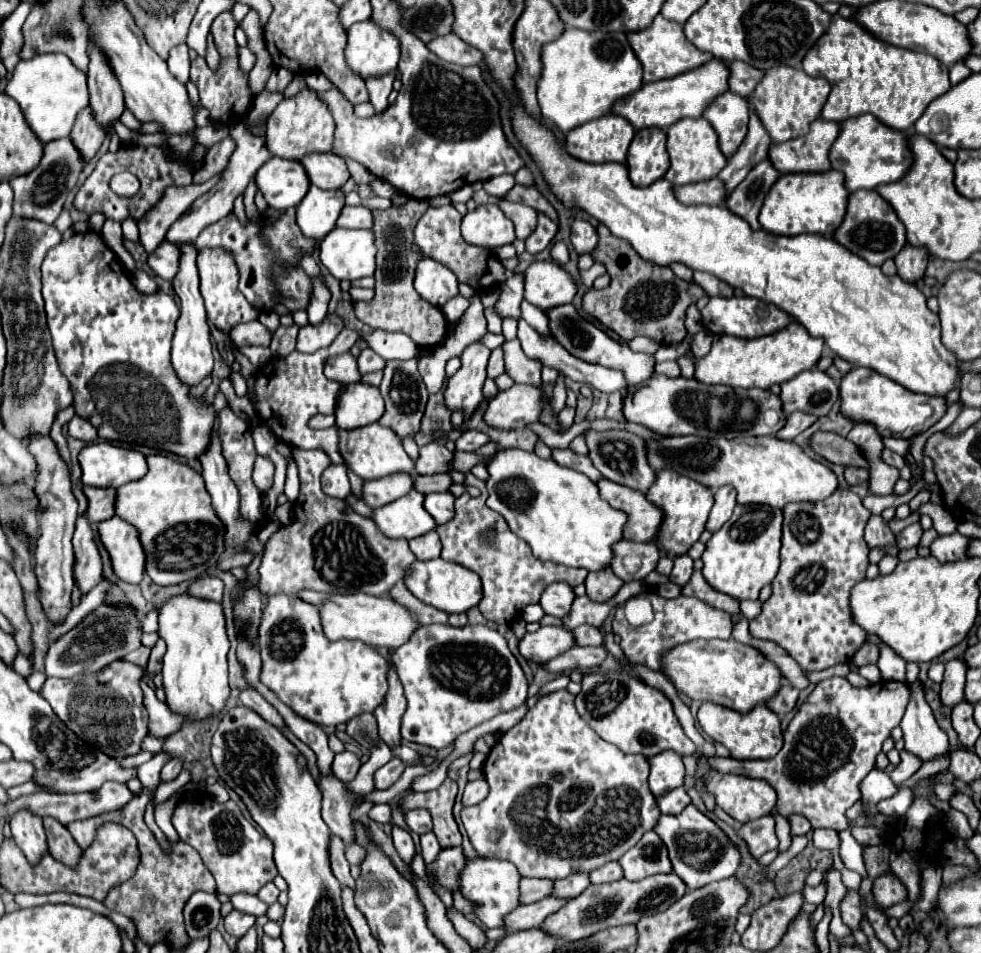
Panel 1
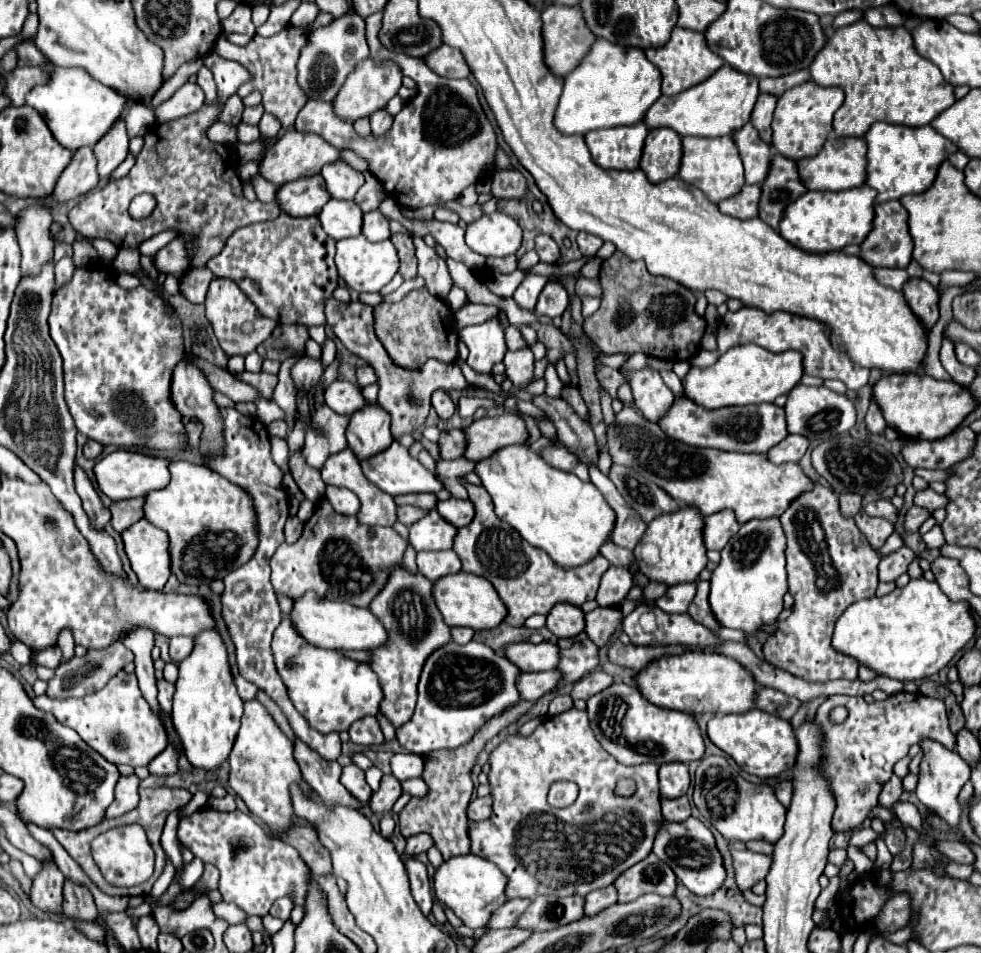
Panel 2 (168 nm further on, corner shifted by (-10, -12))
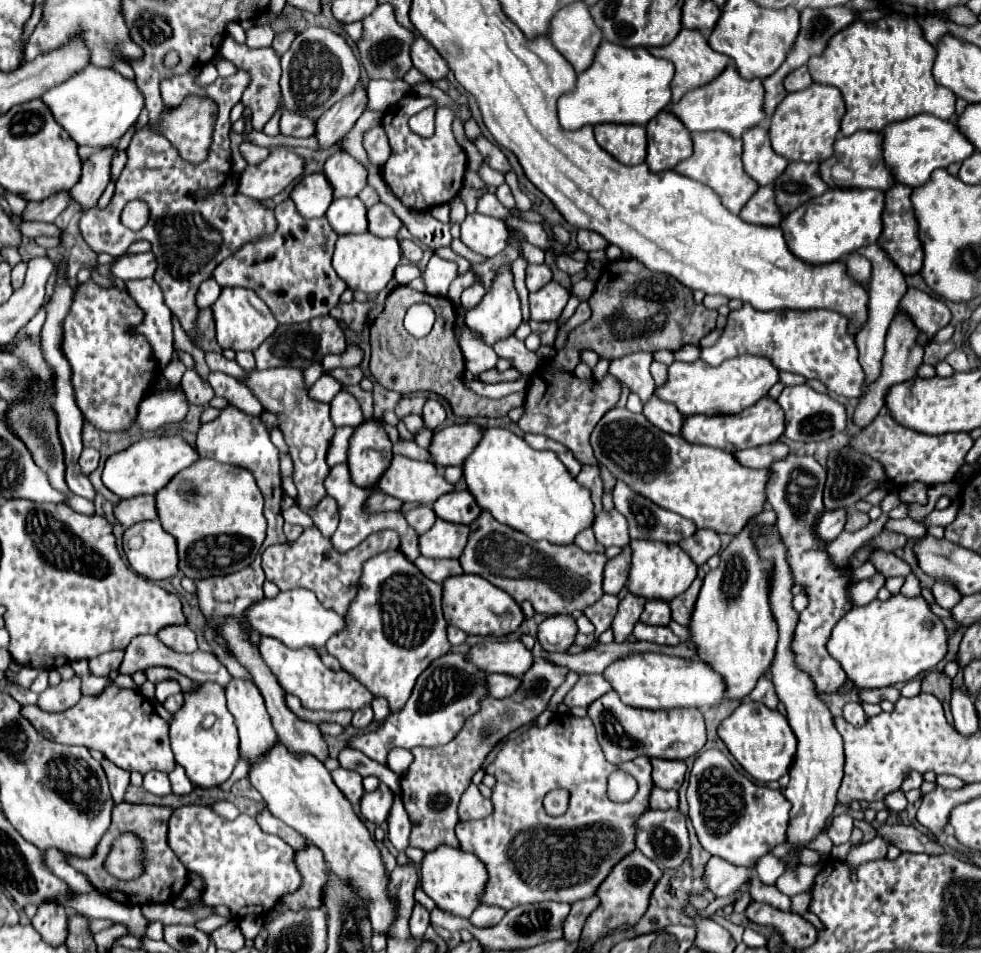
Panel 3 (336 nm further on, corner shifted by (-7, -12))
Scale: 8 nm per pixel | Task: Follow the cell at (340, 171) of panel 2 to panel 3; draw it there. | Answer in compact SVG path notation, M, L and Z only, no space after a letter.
M343 150L327 158L323 172L333 186L335 198L357 196L361 188L365 188L367 184L367 170L353 156L349 156Z

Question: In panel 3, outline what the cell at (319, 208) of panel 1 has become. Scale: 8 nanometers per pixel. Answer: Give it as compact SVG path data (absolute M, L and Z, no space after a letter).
M343 198L343 200L333 200L325 216L331 228L341 236L341 234L365 232L367 230L365 212L367 210L359 198Z

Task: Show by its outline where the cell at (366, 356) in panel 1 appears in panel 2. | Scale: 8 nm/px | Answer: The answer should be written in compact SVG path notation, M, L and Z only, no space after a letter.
M370 364L358 368L358 370L356 370L356 380L358 380L358 386L362 386L362 388L368 386L368 384L374 384L374 382L376 382L376 372L374 372L374 368L372 368Z

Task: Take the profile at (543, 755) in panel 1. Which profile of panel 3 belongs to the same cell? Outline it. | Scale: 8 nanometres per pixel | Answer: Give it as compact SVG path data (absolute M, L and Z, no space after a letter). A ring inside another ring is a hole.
M557 712L545 728L531 726L517 738L503 740L495 760L485 768L485 772L497 780L491 794L493 814L475 822L459 822L455 828L461 848L475 854L487 866L489 884L483 894L483 904L495 904L511 910L521 904L535 904L543 900L573 904L575 900L593 896L601 882L611 874L613 866L635 850L635 824L649 810L649 796L653 790L651 770L653 766L647 756L639 756L623 764L607 762L597 742L595 726L587 716L577 718ZM615 770L631 774L639 784L639 790L629 804L615 804L607 798L607 778ZM555 788L567 788L571 794L569 812L563 816L549 816L543 810L545 794Z

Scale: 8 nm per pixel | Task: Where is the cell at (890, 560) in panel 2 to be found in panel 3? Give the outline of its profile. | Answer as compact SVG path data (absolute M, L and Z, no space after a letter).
M877 572L871 578L859 580L855 584L855 588L851 588L851 602L853 602L853 606L863 606L863 604L871 602L877 596L877 592L879 592L879 588L883 584L885 584L885 576L881 572Z

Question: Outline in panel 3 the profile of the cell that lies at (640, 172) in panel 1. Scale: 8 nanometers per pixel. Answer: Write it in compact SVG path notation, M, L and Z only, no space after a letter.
M659 112L647 126L647 166L651 172L673 170L693 152L691 134L675 116Z

